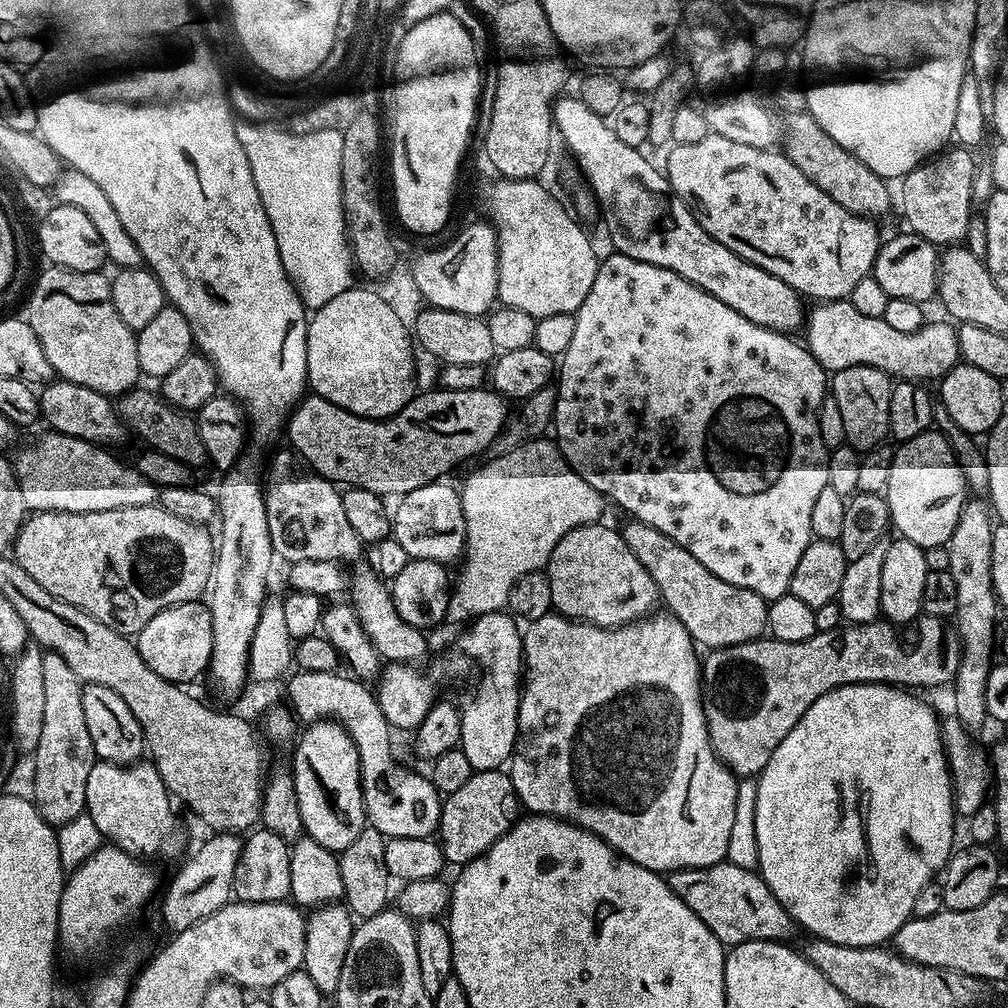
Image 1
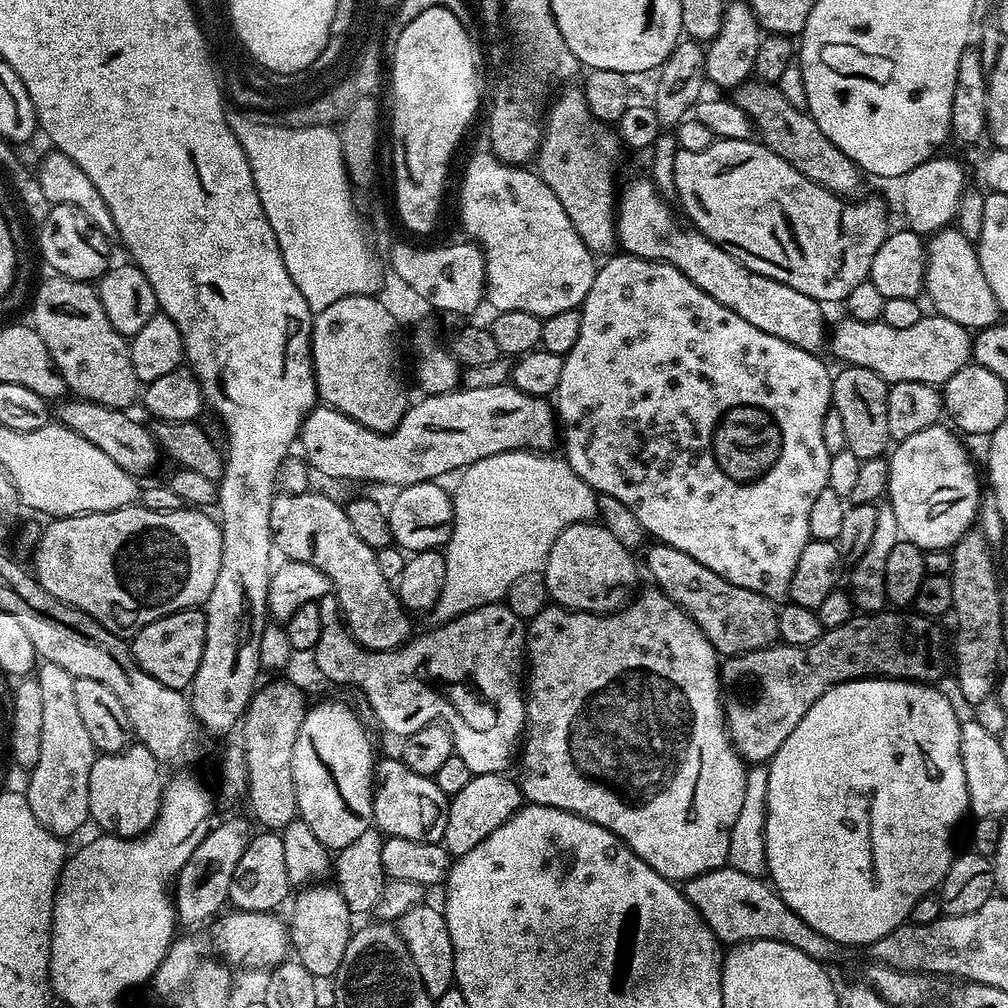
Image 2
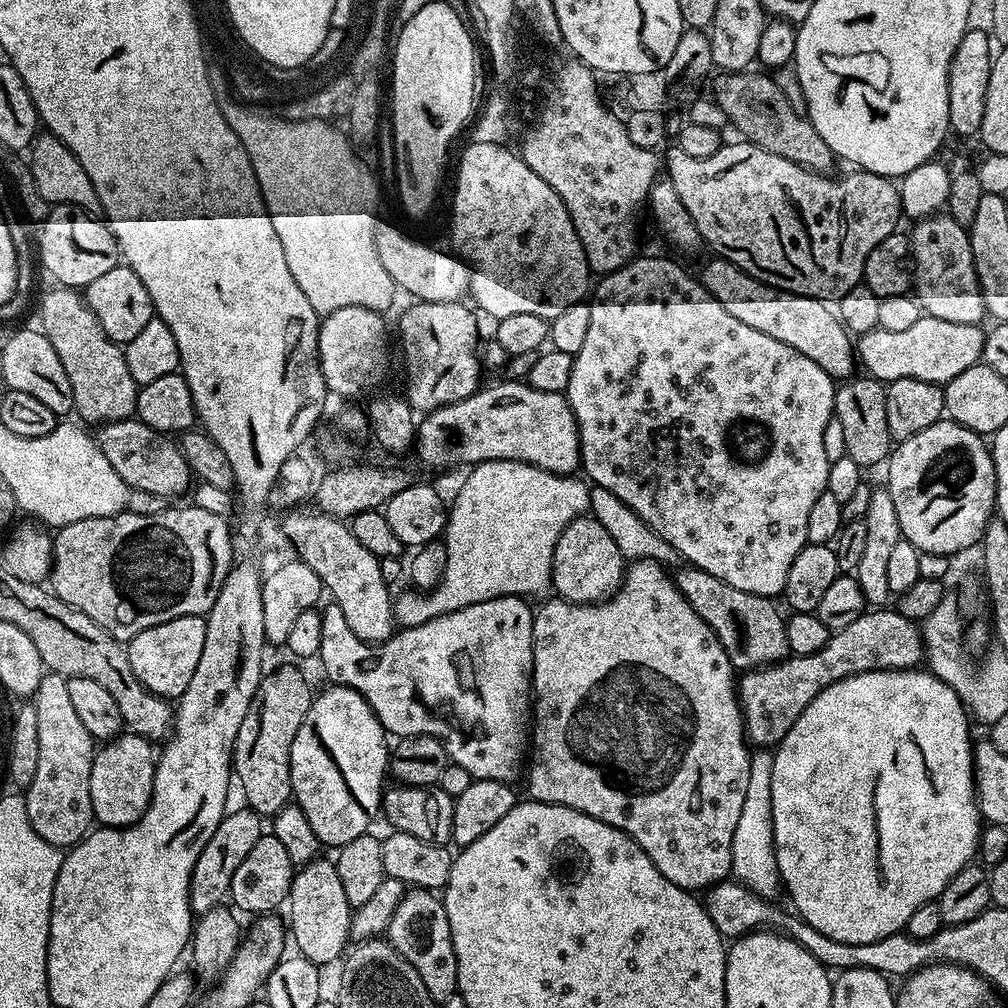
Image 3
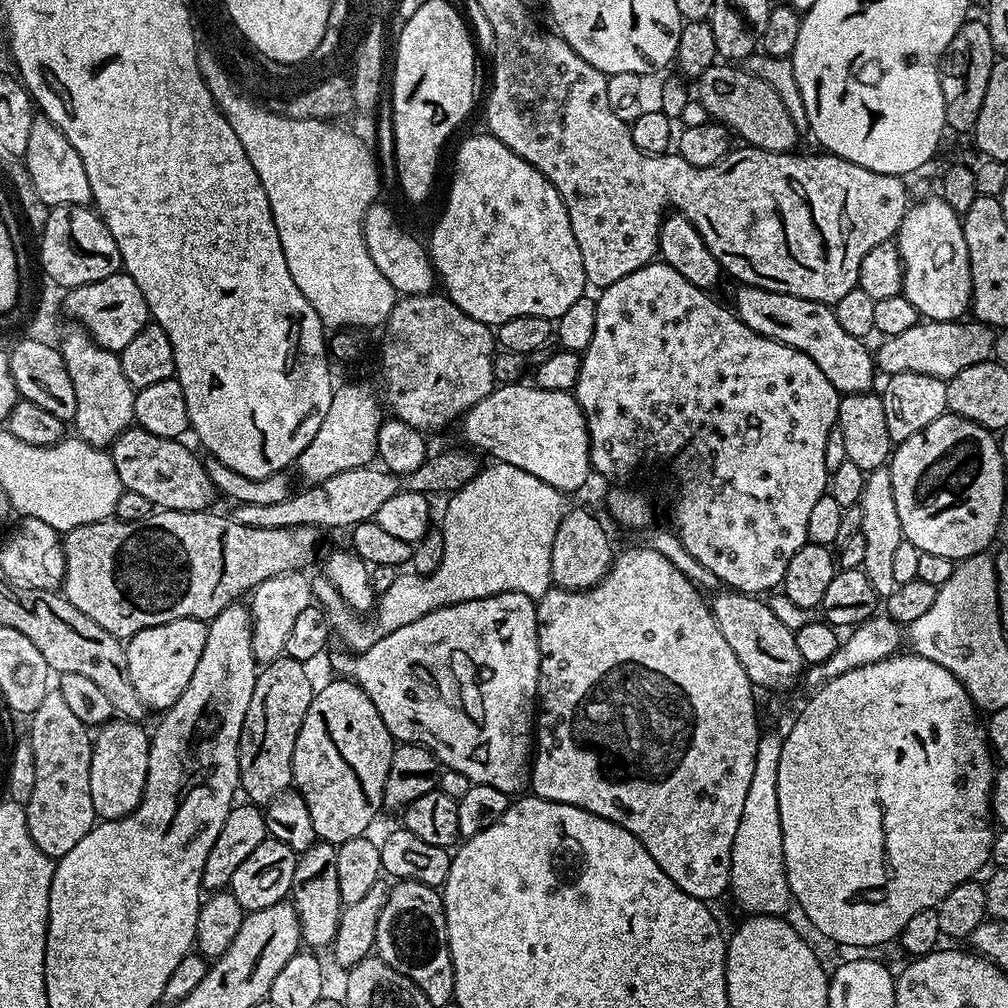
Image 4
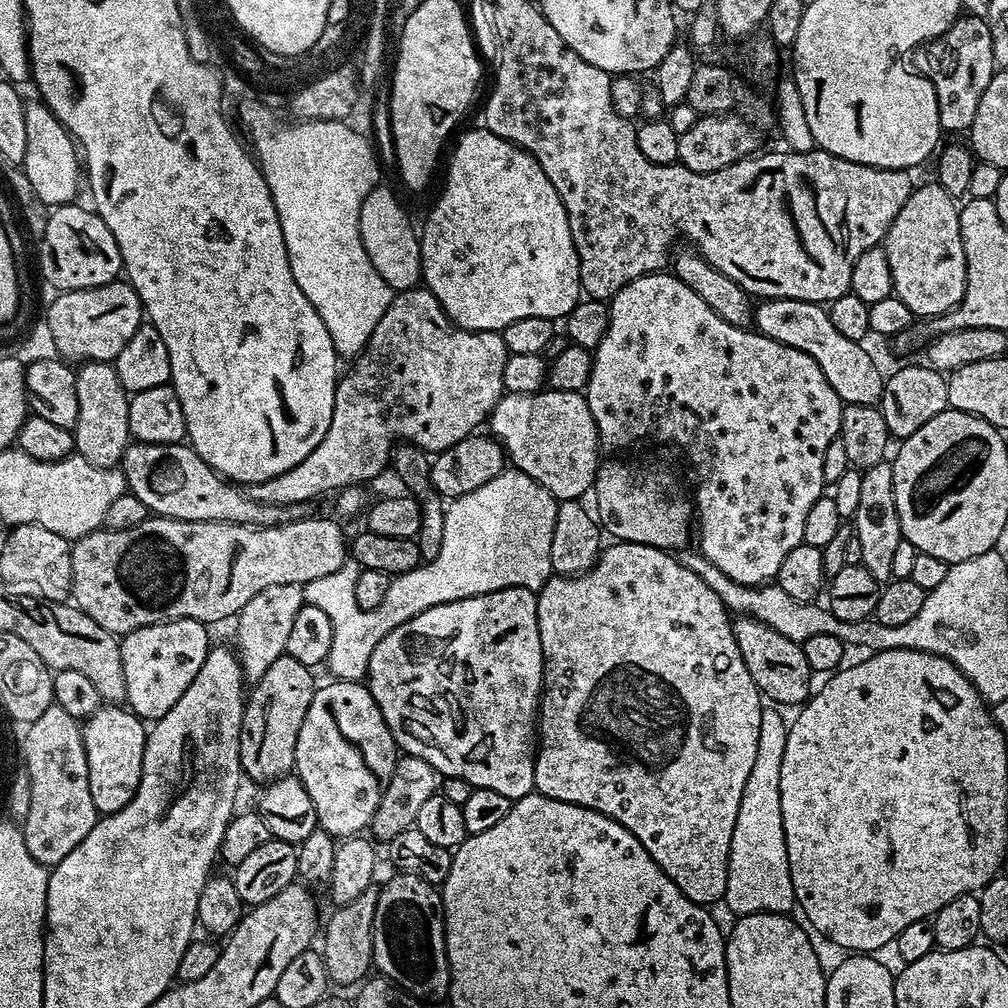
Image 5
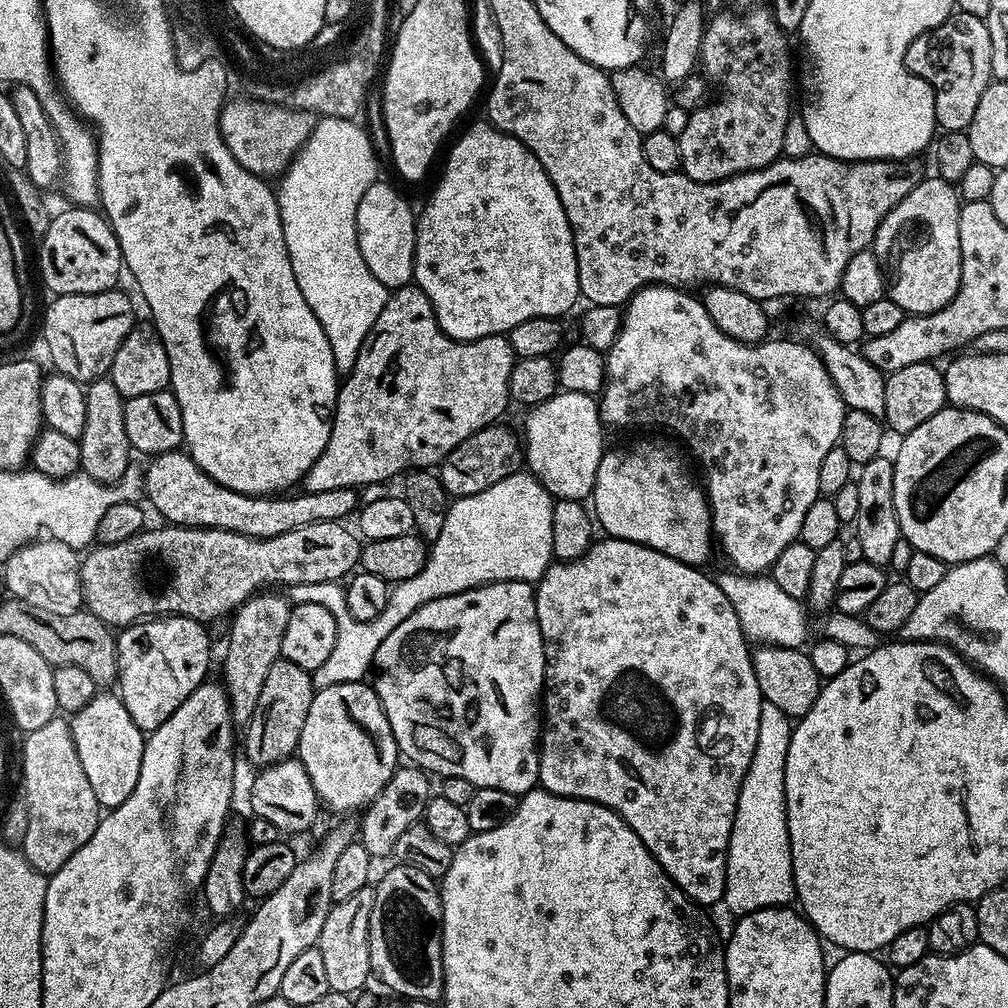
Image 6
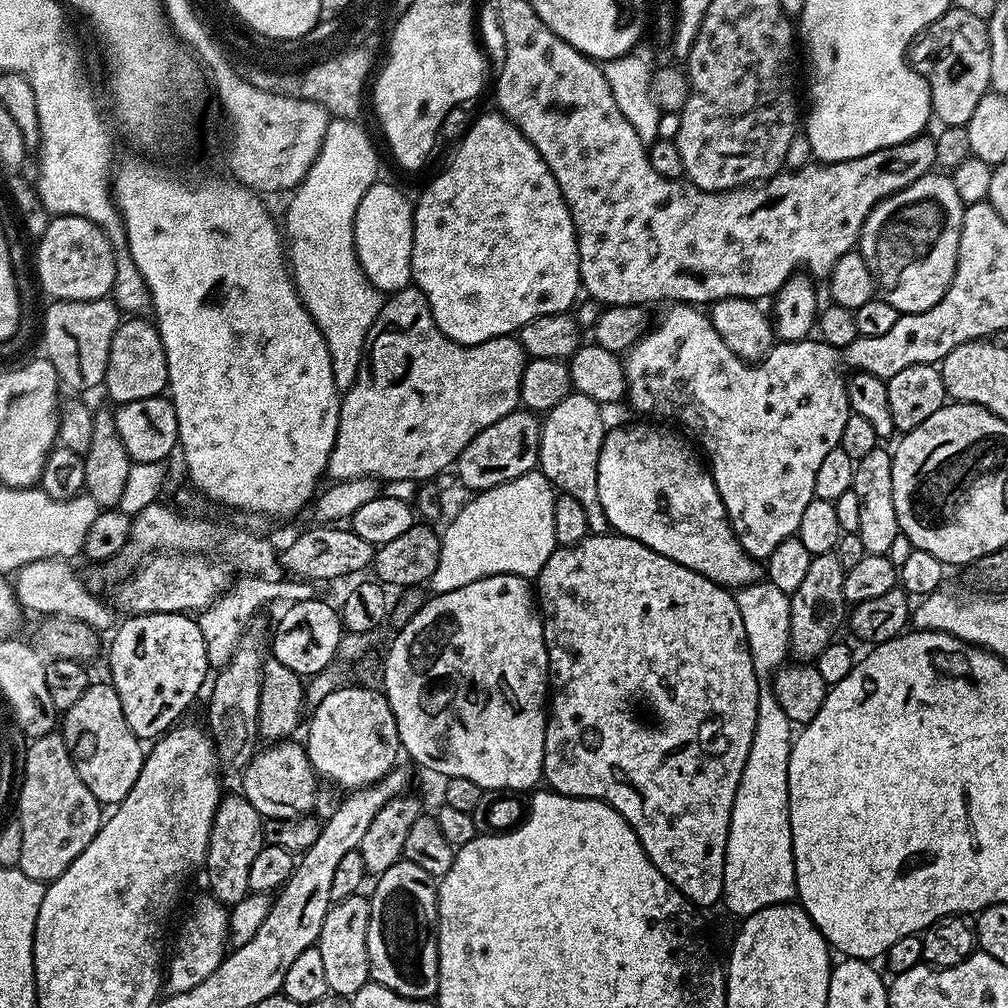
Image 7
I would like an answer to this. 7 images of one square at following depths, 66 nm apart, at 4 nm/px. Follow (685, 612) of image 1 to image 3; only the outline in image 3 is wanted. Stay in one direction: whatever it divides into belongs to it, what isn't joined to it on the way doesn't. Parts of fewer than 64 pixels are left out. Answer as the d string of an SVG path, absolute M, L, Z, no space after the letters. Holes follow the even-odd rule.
M684 566L680 573L675 573L674 579L678 591L690 602L702 622L714 630L718 642L722 642L733 669L762 668L765 664L776 664L789 655L785 617L780 617L779 610L772 605L775 603L769 597L734 590L734 586L714 578L714 574L706 574L701 568L691 566Z

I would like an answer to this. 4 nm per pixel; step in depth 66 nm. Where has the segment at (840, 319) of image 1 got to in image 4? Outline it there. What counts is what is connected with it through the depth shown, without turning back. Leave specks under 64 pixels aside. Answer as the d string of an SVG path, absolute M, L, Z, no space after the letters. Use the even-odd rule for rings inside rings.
M963 319L930 320L910 326L910 330L905 330L905 332L897 336L887 337L883 341L884 345L878 350L875 349L874 352L877 369L888 376L913 372L914 374L930 374L934 378L947 382L952 379L954 374L966 370L966 366L974 366L992 360L996 350L997 333L987 324L979 322L964 323Z

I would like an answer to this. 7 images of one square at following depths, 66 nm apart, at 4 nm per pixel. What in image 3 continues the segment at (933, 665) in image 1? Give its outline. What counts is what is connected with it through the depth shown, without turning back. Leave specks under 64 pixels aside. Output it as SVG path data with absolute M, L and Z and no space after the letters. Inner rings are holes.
M880 606L875 610L864 612L862 618L850 622L850 626L835 629L829 635L826 646L822 646L822 650L805 656L789 655L776 664L765 664L762 668L749 668L739 677L738 699L740 710L744 713L747 739L756 746L775 746L782 738L786 738L790 726L794 726L802 710L806 710L806 706L810 706L810 702L814 702L814 698L818 698L818 694L822 694L822 690L826 690L834 682L863 672L916 668L923 665L925 660L923 634L917 621L906 618L892 606Z

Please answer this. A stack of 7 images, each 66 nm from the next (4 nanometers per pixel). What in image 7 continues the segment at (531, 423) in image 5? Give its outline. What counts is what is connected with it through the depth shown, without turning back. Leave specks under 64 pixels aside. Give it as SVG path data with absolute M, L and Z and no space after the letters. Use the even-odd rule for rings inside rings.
M574 390L546 413L540 426L539 471L563 495L573 496L582 502L588 530L592 534L609 531L608 519L598 498L598 458L606 431L604 416L600 412L603 412L601 405Z

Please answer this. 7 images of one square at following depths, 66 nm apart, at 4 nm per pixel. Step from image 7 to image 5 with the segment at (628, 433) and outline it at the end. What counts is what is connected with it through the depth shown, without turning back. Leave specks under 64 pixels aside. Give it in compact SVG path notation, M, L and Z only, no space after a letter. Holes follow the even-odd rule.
M624 458L608 459L601 463L594 485L594 512L603 531L626 544L645 544L665 550L687 549L688 535L694 532L694 504L689 493L687 496L668 472L627 464L620 460Z

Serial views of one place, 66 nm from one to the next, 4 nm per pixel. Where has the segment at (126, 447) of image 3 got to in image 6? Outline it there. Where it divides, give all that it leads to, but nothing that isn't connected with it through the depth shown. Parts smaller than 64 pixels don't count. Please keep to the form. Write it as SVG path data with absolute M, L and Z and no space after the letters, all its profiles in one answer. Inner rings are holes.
M187 451L163 452L161 456L151 457L147 463L148 469L144 472L144 488L148 491L148 500L152 503L151 507L172 526L221 528L227 532L237 532L243 536L251 536L253 540L269 540L314 522L326 522L327 520L344 522L347 521L346 518L352 511L354 511L353 513L357 511L356 495L358 495L358 492L355 488L339 488L338 490L322 490L321 492L304 490L301 491L301 496L292 496L290 498L286 498L287 496L276 496L273 498L246 496L242 495L241 492L234 492L229 488L224 488L221 484L210 479L193 462Z

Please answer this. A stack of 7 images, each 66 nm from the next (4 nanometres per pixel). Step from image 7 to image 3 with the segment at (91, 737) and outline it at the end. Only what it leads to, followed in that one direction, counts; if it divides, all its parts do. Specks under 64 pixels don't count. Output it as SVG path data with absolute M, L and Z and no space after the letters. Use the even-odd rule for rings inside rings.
M129 731L107 741L97 751L90 770L90 802L97 825L128 828L140 821L152 797L156 757L153 741L145 736L135 736Z

